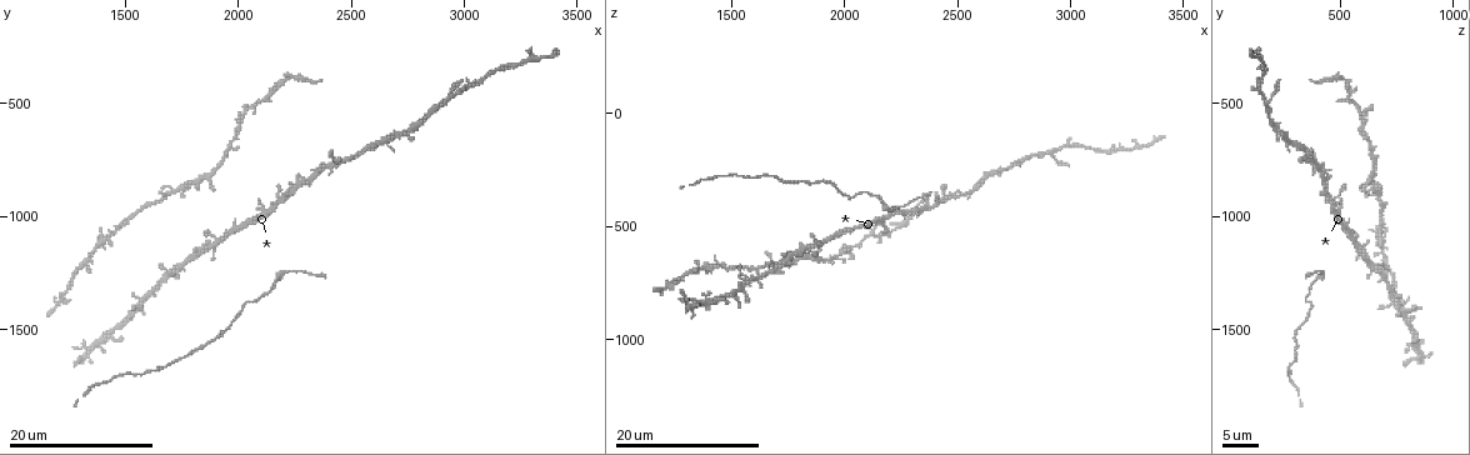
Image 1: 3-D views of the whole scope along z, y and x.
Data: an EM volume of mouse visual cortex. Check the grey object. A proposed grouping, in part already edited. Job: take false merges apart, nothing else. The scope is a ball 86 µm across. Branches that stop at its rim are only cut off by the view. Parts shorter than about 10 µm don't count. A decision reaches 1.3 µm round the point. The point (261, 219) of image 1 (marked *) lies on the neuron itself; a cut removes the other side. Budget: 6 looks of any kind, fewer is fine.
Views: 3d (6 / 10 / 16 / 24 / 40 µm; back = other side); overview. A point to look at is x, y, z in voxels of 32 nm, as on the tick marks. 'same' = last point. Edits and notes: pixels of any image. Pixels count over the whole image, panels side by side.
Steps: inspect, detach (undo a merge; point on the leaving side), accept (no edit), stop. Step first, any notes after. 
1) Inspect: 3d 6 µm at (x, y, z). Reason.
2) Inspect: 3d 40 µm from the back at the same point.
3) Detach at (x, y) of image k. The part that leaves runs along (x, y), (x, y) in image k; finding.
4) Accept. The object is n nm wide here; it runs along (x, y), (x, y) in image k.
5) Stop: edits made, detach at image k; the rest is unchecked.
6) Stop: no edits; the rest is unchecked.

Inspect: 3d 16 µm at (2220, 390, 500). Side arm on a straight run.

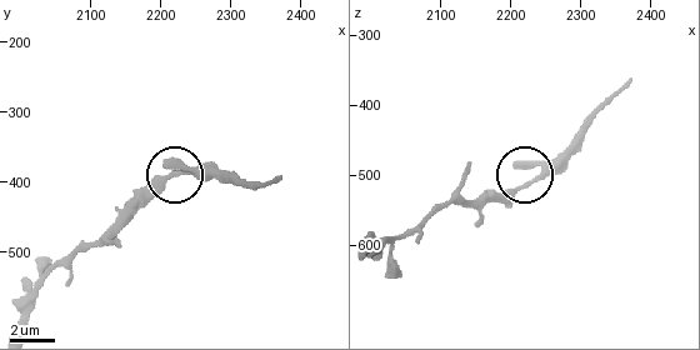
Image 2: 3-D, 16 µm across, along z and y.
Inspect: 3d 6 µm at (2225, 385, 510). Closer look.

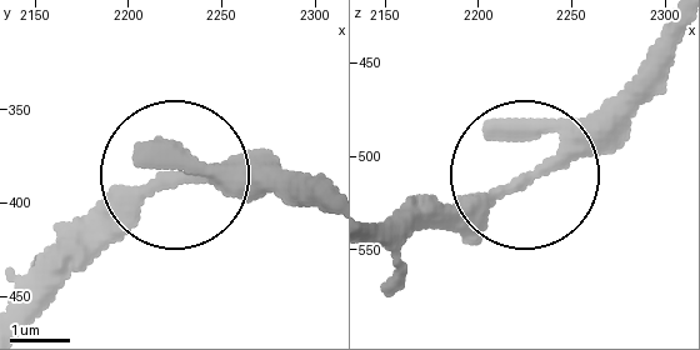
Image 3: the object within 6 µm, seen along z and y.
Accept. 3 arms meet here; continuous, no second neuron.

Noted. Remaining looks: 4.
Inspect: 3d 24 µm at (1850, 830, 640).

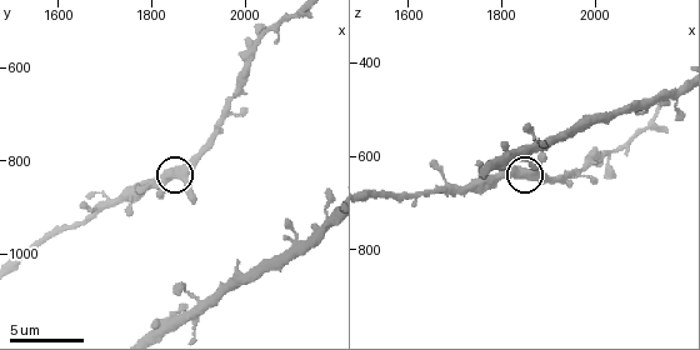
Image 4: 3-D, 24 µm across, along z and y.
Inspect: 3d 6 µm at (1845, 820, 640).

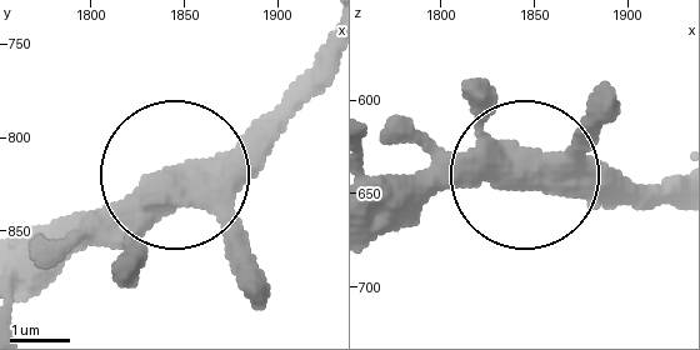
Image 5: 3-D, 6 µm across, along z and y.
Accept. The object is 510 nm wide here; all the same neuron.

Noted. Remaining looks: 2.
Inspect: 3d 24 µm at (2950, 460, 150). Thin neck.

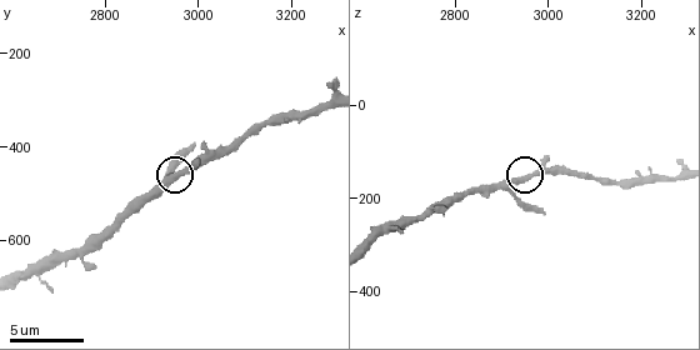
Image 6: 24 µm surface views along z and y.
Inspect: 3d 10 µm at (2955, 470, 160).

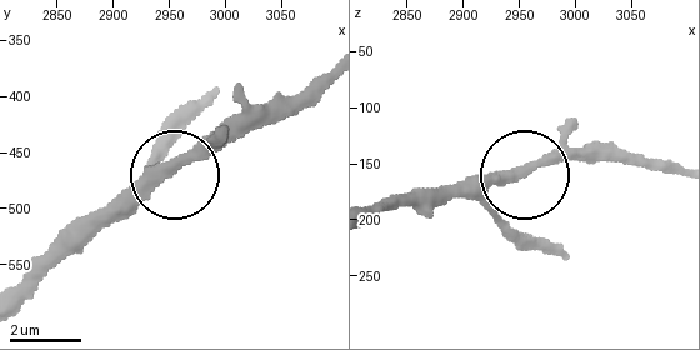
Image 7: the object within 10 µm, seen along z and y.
Accept. It runs along (371, 218), (470, 196), (593, 146) in image 7; continuous, no second neuron.

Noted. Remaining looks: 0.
Stop: no edits; the rest is unchecked.

